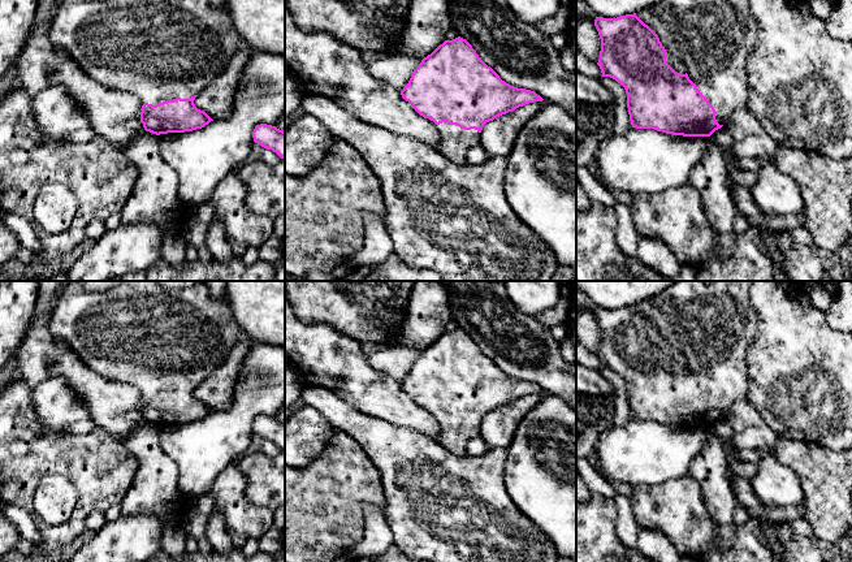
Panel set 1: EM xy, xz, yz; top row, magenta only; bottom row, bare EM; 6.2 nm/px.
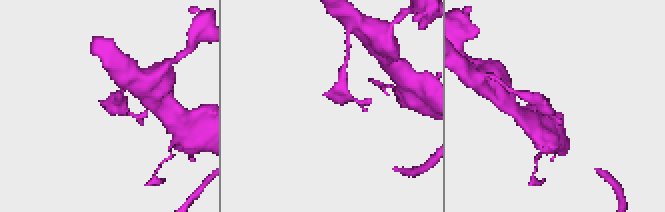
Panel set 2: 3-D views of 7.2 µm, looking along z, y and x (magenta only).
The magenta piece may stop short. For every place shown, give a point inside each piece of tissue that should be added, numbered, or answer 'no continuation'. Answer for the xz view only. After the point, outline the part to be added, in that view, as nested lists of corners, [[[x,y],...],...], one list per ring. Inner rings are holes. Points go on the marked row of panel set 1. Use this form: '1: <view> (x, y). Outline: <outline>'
1: xz (454, 143). Outline: [[[442,122],[437,125],[440,143],[437,151],[453,163],[464,164],[470,148],[480,144],[480,133],[464,130],[457,125]]]

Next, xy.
1: xy (159, 50). Outline: [[[61,0],[48,35],[52,44],[65,51],[91,79],[107,88],[144,98],[152,105],[200,94],[245,46],[226,9],[213,8],[209,0]],[[217,26],[226,27],[225,40],[215,31]]]

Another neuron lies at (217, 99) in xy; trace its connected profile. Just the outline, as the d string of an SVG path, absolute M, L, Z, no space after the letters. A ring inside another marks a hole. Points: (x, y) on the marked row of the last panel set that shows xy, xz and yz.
M241 47L225 65L222 73L198 94L194 100L195 107L204 111L212 120L229 118L237 99L237 86L250 55L250 47Z

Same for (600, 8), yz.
M581 0L581 1L596 17L617 18L620 16L637 13L639 10L645 8L652 8L661 0Z

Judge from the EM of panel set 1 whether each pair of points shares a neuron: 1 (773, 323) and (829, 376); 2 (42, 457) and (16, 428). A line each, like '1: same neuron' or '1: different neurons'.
1: same neuron
2: same neuron

